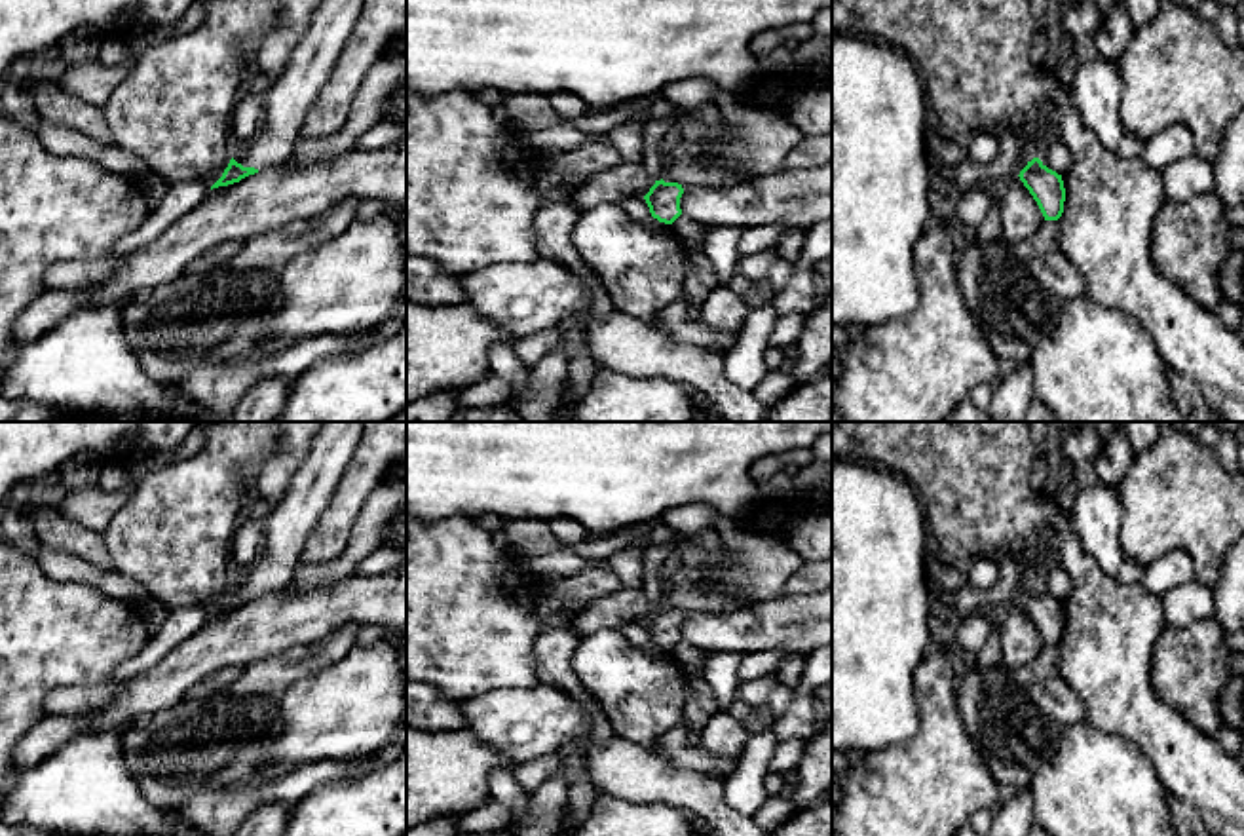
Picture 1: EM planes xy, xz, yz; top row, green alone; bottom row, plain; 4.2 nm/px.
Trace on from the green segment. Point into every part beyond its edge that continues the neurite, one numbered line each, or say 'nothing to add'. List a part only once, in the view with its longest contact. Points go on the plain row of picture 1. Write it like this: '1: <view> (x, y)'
1: xy (287, 527)

